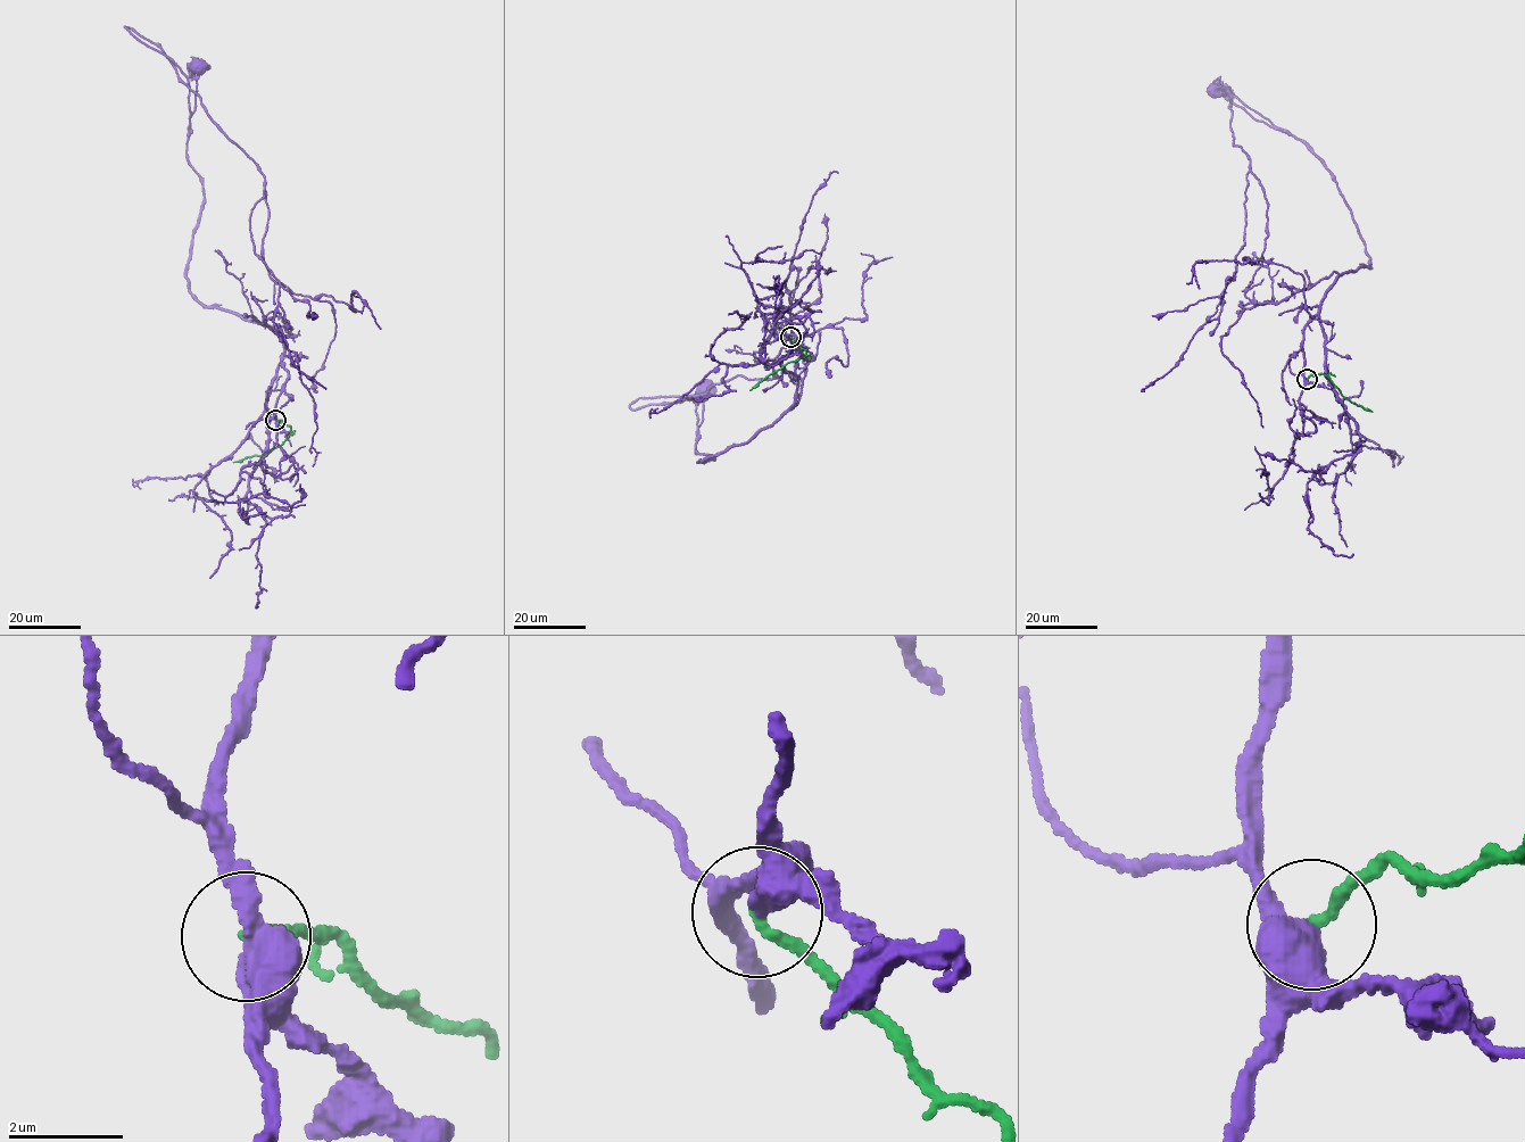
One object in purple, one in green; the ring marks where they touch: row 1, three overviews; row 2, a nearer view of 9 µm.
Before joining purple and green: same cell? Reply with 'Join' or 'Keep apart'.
Keep apart

